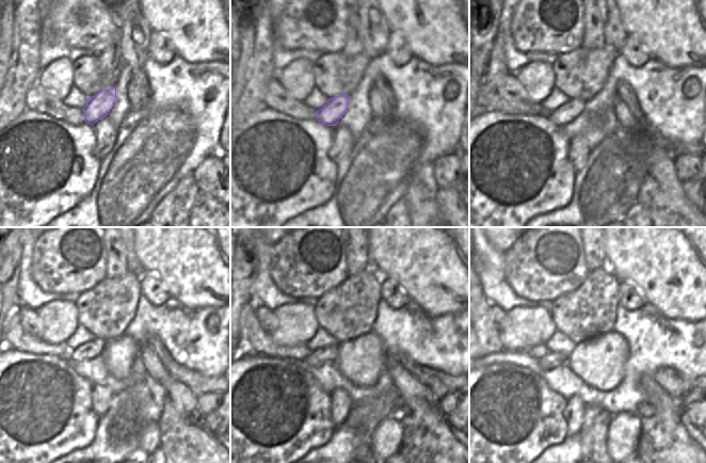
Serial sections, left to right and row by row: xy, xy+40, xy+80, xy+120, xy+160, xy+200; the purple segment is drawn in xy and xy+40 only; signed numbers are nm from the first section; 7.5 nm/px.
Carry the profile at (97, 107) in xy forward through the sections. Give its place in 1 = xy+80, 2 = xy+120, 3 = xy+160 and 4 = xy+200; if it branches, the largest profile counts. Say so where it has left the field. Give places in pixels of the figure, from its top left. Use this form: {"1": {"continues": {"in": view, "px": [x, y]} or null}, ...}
{"1": {"continues": {"in": "xy+80", "px": [567, 112]}}, "2": {"continues": {"in": "xy+120", "px": [90, 350]}}, "3": {"continues": {"in": "xy+160", "px": [327, 354]}}, "4": {"continues": {"in": "xy+200", "px": [551, 360]}}}

